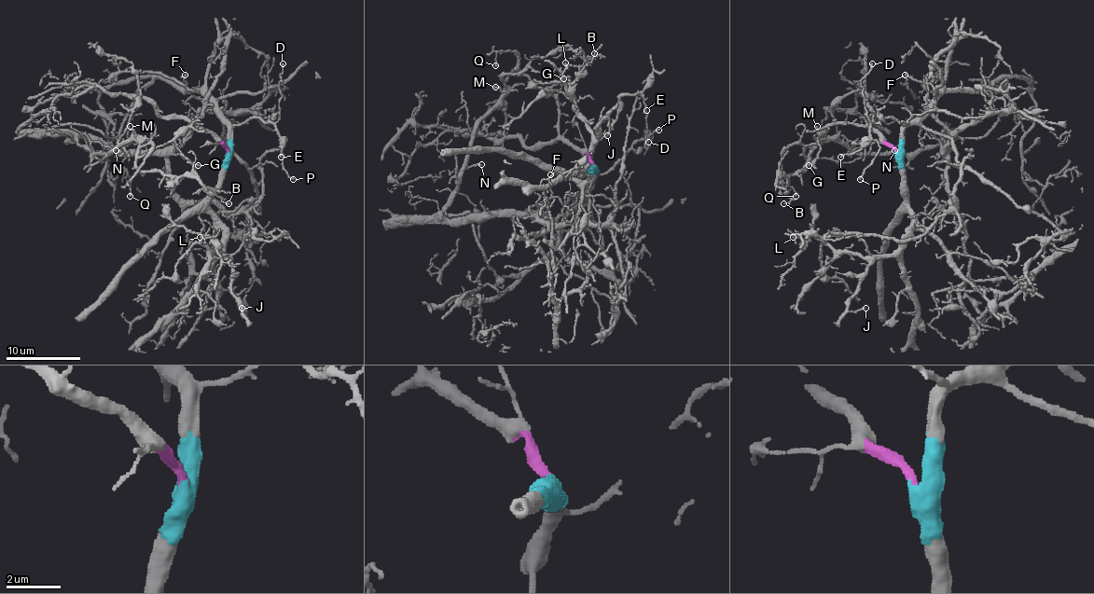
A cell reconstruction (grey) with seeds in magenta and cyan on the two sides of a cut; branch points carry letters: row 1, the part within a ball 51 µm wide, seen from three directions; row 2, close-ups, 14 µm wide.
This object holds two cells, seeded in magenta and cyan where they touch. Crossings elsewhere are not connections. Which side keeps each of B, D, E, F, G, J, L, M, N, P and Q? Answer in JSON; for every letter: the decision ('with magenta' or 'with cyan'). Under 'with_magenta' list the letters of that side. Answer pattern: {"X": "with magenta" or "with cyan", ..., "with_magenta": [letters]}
{"B": "with magenta", "D": "with cyan", "E": "with cyan", "F": "with cyan", "G": "with magenta", "J": "with cyan", "L": "with cyan", "M": "with magenta", "N": "with magenta", "P": "with cyan", "Q": "with magenta", "with_magenta": ["B", "G", "M", "N", "Q"]}

